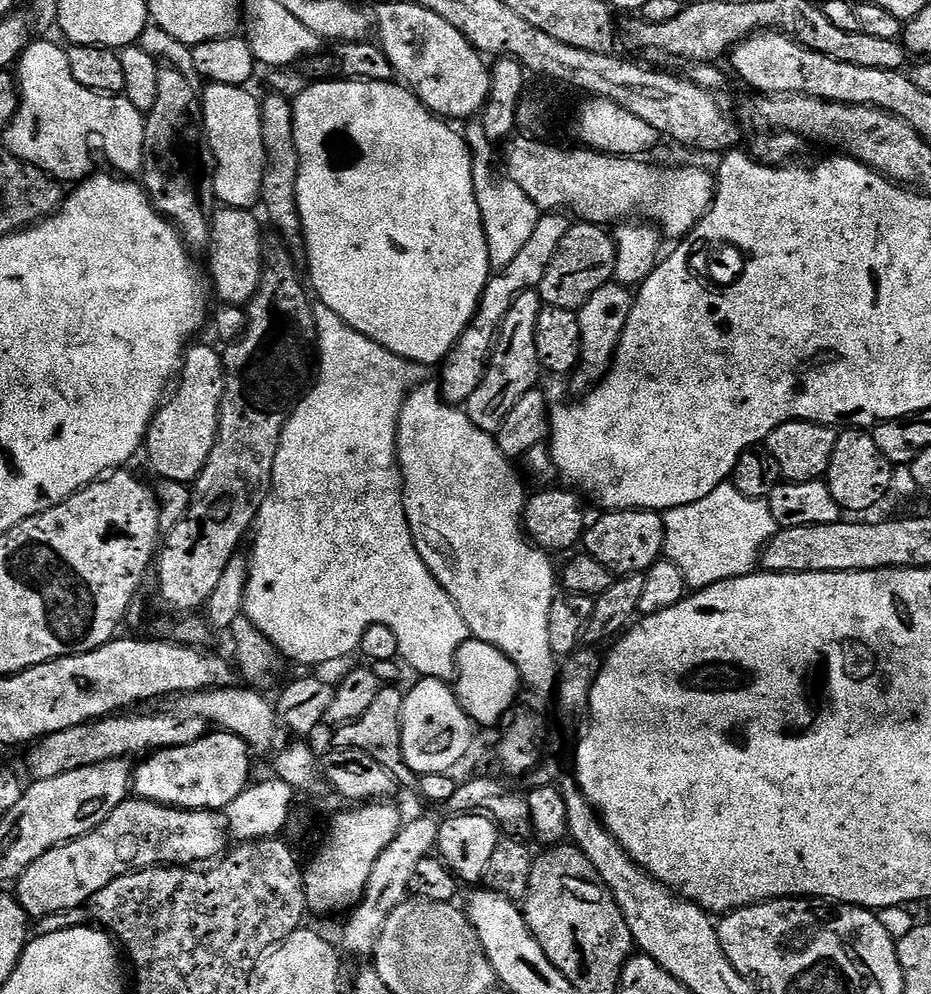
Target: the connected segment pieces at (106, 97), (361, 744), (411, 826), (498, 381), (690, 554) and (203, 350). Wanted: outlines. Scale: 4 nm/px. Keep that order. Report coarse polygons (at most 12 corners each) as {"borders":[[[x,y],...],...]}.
{"borders":[[[48,38],[18,61],[3,143],[57,182],[92,148],[120,174],[146,163],[145,113],[74,82]],[[381,687],[362,718],[333,731],[331,747],[386,766],[401,789],[417,773],[400,745],[405,693]],[[407,821],[378,854],[344,928],[350,955],[375,953],[386,918],[409,899],[439,823]],[[540,293],[510,306],[478,390],[466,401],[478,430],[499,432],[542,376]],[[731,482],[667,509],[663,559],[692,590],[752,575],[778,531]],[[185,351],[148,428],[160,480],[195,482],[220,433],[224,358]]]}

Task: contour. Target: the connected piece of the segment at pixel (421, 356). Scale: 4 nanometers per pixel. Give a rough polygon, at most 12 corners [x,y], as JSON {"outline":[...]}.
{"outline":[[400,82],[292,100],[310,288],[439,365],[490,279],[463,135]]}

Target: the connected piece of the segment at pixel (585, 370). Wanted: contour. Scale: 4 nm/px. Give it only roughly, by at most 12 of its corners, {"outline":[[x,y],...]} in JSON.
{"outline":[[613,282],[578,309],[576,394],[591,392],[616,359],[633,293]]}

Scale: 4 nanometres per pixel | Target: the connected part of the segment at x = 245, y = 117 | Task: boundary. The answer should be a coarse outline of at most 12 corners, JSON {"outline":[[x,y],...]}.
{"outline":[[209,83],[201,104],[216,199],[255,209],[265,177],[260,100]]}

